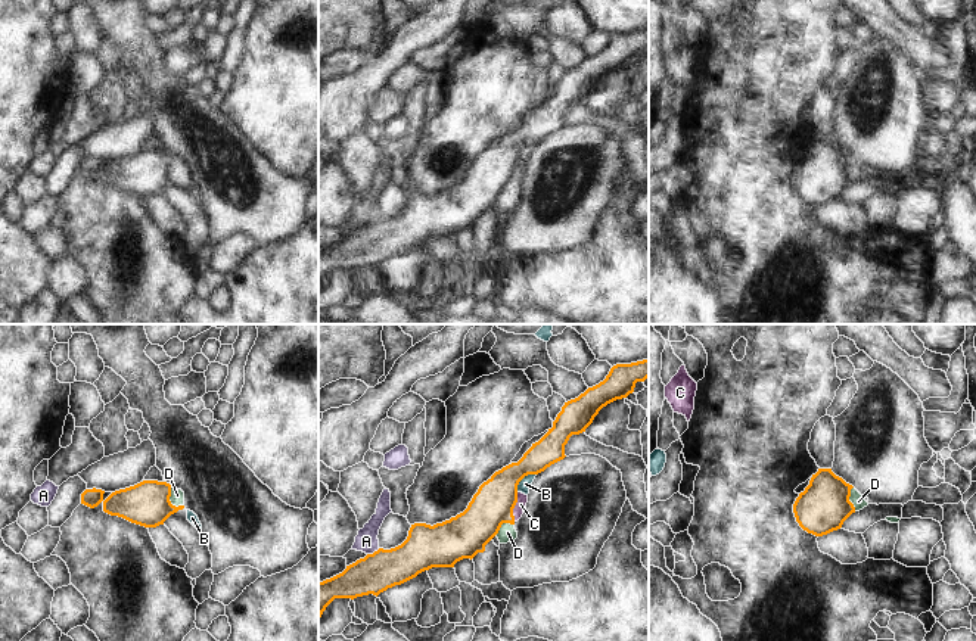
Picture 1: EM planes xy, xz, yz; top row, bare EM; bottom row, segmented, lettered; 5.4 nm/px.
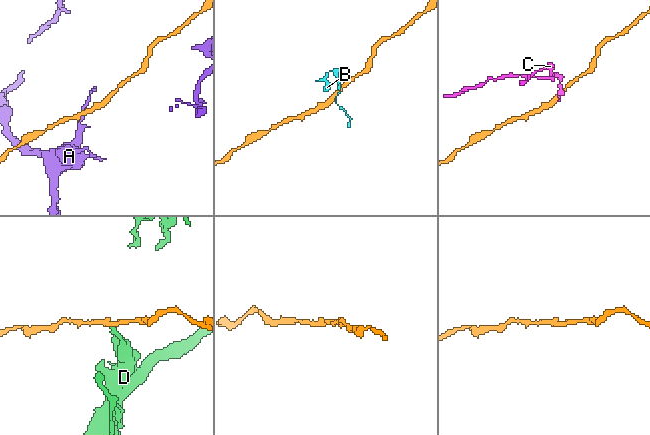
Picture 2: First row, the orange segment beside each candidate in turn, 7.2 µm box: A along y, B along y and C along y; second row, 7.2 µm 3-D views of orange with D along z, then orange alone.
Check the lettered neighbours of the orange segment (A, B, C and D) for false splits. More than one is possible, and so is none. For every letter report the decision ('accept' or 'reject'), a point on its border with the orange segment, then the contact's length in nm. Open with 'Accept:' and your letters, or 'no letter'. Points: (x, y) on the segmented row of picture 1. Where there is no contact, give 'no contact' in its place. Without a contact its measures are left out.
Accept: no letter
A: reject; contact xz (375, 551); length 80 nm
B: reject; contact xz (522, 478); length 150 nm
C: reject; contact xz (513, 507); length 160 nm
D: reject; contact xy (170, 501); length 130 nm

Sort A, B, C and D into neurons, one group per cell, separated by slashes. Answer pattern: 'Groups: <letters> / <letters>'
Groups: A / B / C D.

